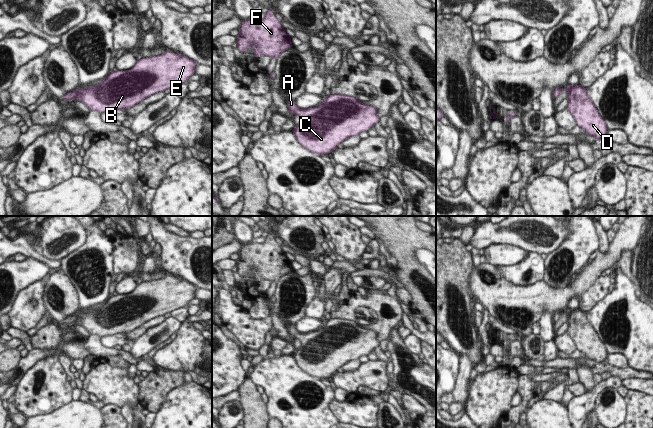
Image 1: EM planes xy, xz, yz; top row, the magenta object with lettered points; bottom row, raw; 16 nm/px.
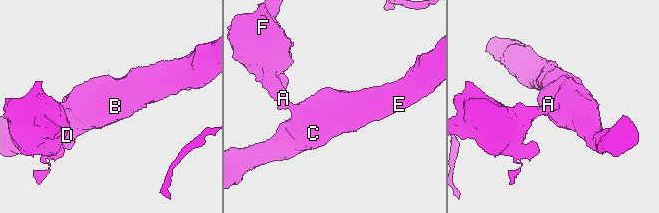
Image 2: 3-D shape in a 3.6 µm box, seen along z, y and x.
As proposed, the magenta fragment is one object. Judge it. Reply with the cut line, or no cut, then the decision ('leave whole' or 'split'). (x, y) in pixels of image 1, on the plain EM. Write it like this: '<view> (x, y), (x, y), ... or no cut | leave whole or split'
no cut | leave whole

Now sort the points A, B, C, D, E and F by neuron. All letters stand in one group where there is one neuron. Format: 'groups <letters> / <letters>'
groups A B C D E F

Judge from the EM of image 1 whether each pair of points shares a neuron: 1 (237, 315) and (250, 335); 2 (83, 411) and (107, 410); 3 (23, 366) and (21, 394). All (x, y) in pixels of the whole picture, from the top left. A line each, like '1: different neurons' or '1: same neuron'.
1: same neuron
2: different neurons
3: different neurons

